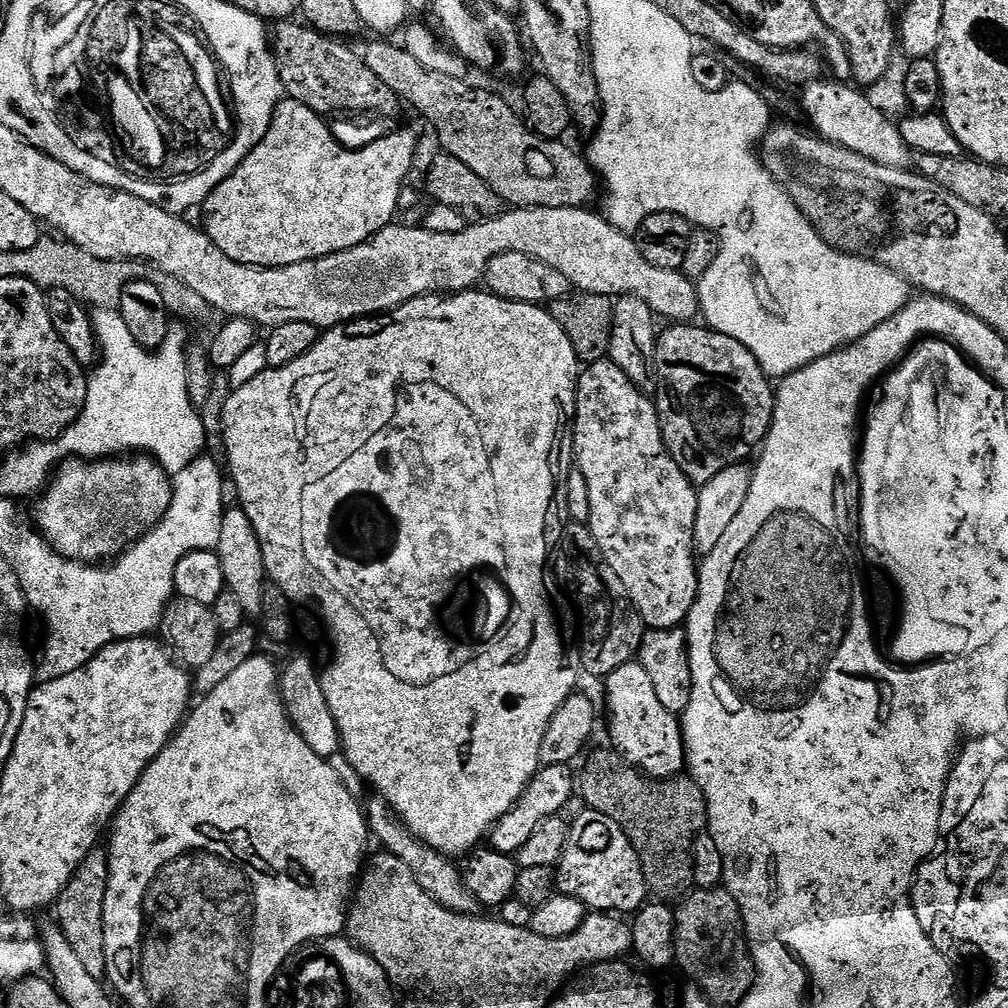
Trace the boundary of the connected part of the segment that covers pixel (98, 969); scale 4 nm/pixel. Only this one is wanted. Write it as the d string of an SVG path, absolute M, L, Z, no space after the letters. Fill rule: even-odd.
M104 858L96 859L83 860L80 869L72 875L70 882L56 900L54 920L66 934L70 946L74 946L74 954L78 954L82 966L86 966L86 971L94 974L96 980L103 981L108 971L104 953L104 907L108 889L108 862Z

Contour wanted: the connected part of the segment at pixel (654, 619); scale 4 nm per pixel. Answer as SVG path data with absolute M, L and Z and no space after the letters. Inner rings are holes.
M608 358L587 365L581 371L580 379L576 382L576 418L572 429L572 452L574 453L575 467L582 474L582 478L586 478L586 490L590 494L590 514L586 523L594 534L594 542L597 543L600 560L608 564L610 570L614 570L614 574L618 574L618 582L622 582L628 600L635 608L636 613L644 619L648 628L681 627L687 621L690 610L694 606L700 585L698 560L692 557L698 492L692 481L688 480L686 474L682 474L679 466L672 461L672 455L664 445L664 434L660 431L660 416L656 413L655 403L641 389L636 388L622 370Z

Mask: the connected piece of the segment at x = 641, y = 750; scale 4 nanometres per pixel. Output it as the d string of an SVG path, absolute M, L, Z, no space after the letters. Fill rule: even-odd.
M626 662L622 666L611 669L606 677L608 683L608 732L612 735L611 747L619 752L634 768L639 768L653 780L670 780L685 771L684 730L681 721L658 699L658 693L650 682L650 674L642 670L638 662Z

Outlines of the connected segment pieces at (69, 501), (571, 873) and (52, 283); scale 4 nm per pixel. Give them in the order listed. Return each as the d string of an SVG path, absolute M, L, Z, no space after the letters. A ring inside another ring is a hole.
M147 454L103 460L69 459L59 465L54 479L39 497L41 500L36 508L35 527L59 556L78 560L81 564L99 565L101 562L111 562L131 548L140 537L152 531L166 514L166 510L170 510L172 482L169 473L164 471L165 469Z
M584 810L580 817L577 815L573 819L572 830L568 834L568 845L564 847L564 853L560 856L554 880L561 893L573 896L575 900L584 904L585 909L596 914L635 914L644 907L650 896L640 855L634 850L630 838L626 838L618 822L606 818L606 814L591 810Z
M42 238L25 252L16 252L16 273L45 290L61 288L68 290L75 300L89 309L116 308L122 290L131 280L141 275L139 263L131 260L103 260L86 254L77 244L69 244L63 238Z

